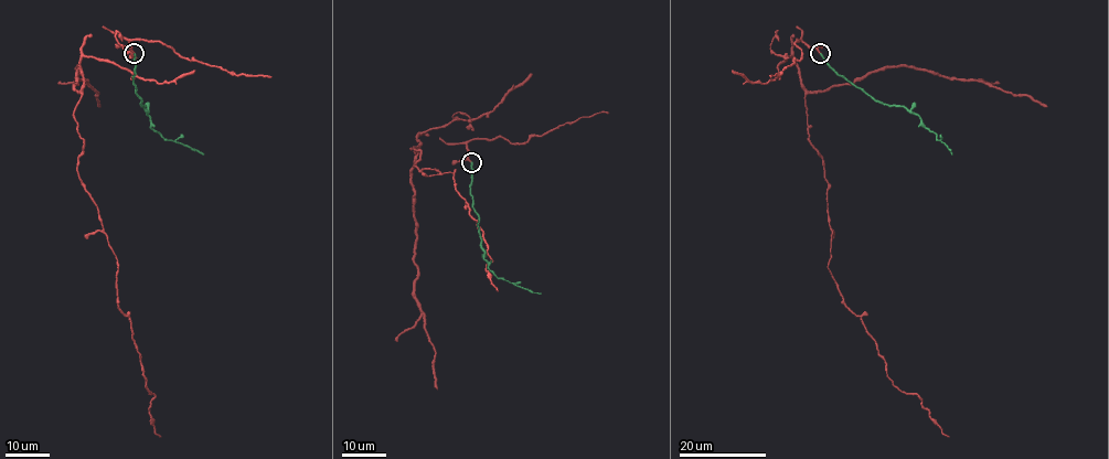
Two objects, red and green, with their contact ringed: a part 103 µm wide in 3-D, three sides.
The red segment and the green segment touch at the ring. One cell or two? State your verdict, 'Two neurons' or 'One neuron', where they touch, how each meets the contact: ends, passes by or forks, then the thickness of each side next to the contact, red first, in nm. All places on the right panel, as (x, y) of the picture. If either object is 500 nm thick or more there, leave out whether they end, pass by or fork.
Two neurons. Place: (820, 53). At the ring red ends. At the ring green ends. Thickness 190 nm (red) against 190 nm

